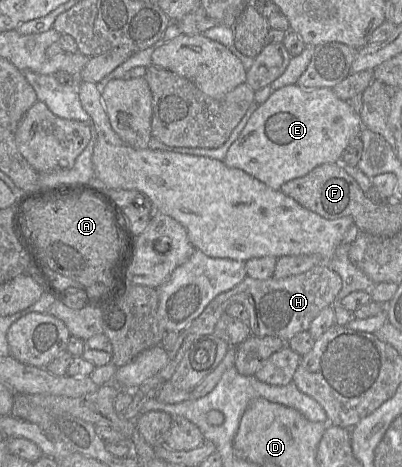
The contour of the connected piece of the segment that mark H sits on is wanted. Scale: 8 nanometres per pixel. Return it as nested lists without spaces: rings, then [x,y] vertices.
[[[326,263],[287,278],[271,277],[267,280],[257,280],[246,277],[231,290],[214,298],[204,311],[180,332],[173,349],[168,352],[166,366],[133,391],[139,391],[145,398],[155,398],[161,387],[170,381],[187,349],[200,337],[213,333],[216,323],[232,303],[240,303],[246,308],[249,314],[248,325],[251,336],[273,336],[287,343],[296,334],[309,330],[313,319],[324,308],[334,304],[341,288],[341,277]]]

